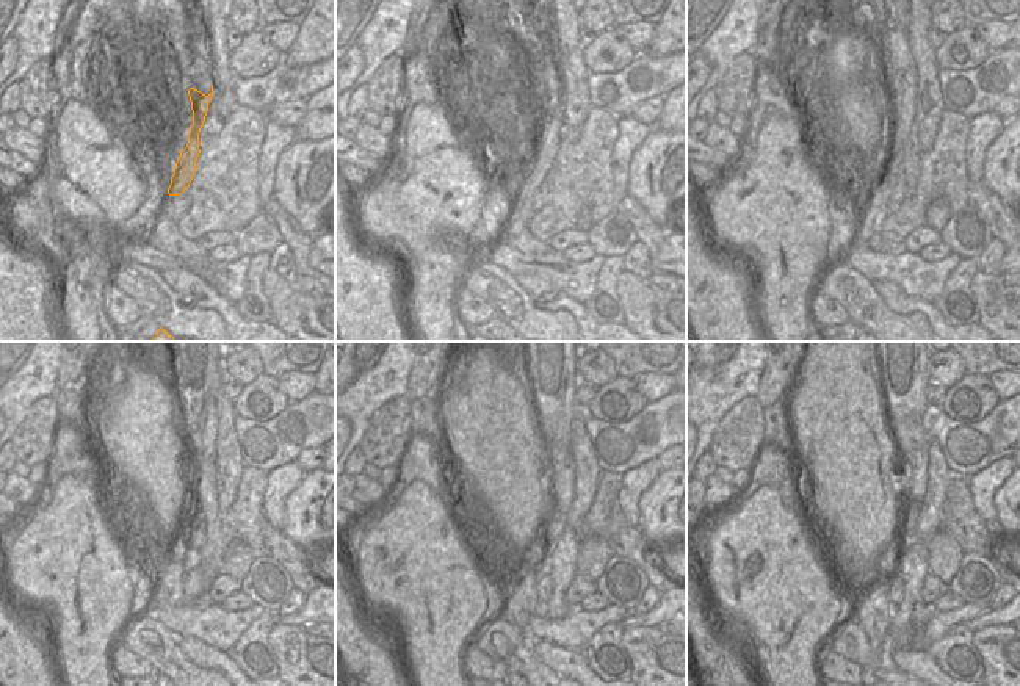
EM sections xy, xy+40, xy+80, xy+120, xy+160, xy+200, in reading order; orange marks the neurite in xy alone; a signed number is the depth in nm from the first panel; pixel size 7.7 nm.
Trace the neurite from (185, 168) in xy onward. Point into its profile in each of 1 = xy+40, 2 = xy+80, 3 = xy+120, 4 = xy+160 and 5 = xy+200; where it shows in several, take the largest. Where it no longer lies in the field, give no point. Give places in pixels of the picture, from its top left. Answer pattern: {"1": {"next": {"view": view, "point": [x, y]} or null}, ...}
{"1": {"next": {"view": "xy+40", "point": [538, 36]}}, "2": {"next": {"view": "xy+80", "point": [892, 25]}}, "3": {"next": {"view": "xy+120", "point": [199, 373]}}, "4": {"next": {"view": "xy+160", "point": [553, 376]}}, "5": {"next": {"view": "xy+200", "point": [904, 375]}}}

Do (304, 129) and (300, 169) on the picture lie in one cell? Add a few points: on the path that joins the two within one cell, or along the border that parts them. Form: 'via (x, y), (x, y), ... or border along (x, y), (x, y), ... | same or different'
border along (295, 138), (318, 140) | different

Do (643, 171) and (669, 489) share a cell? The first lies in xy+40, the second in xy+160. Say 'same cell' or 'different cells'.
same cell

